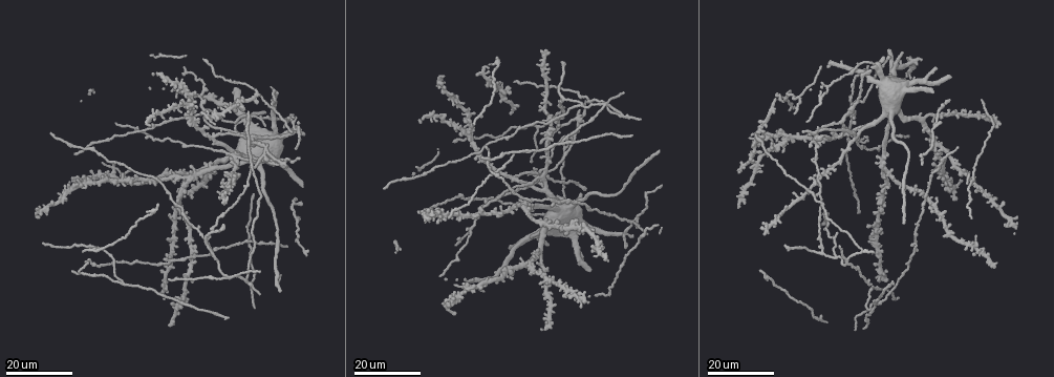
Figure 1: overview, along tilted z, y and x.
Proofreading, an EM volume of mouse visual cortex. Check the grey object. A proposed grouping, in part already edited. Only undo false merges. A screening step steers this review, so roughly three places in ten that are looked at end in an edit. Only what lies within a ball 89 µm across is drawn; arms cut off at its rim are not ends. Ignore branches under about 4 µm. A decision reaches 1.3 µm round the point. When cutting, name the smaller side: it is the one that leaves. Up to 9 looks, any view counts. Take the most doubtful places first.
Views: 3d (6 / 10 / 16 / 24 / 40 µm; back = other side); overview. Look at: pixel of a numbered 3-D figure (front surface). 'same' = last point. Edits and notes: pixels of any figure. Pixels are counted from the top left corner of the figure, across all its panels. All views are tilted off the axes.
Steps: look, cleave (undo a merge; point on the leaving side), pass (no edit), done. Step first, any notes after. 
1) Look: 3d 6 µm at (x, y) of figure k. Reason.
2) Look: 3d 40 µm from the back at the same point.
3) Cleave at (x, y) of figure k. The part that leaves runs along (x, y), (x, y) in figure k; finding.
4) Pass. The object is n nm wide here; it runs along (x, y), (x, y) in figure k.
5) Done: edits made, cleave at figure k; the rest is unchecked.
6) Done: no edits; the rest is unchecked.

Look: 3d 16 µm at (214, 257) of figure 1. Three-way junction.

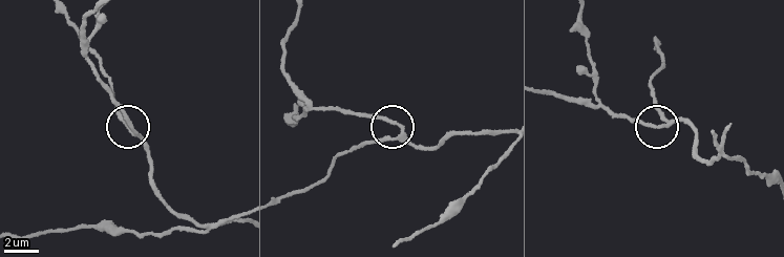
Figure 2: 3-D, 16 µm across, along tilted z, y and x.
Look: 3d 6 µm at (669, 124) of figure 2. Zoom in.

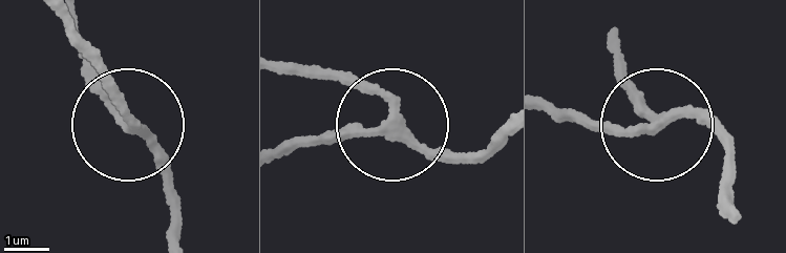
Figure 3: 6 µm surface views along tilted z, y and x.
Pass. The side arm is 78 µm long; it runs along (288, 67), (367, 91), (388, 118), (355, 139), (298, 138) in figure 3; one neuron here.

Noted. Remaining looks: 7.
Look: 3d 24 µm at (263, 150) of figure 1. Three arms meet.

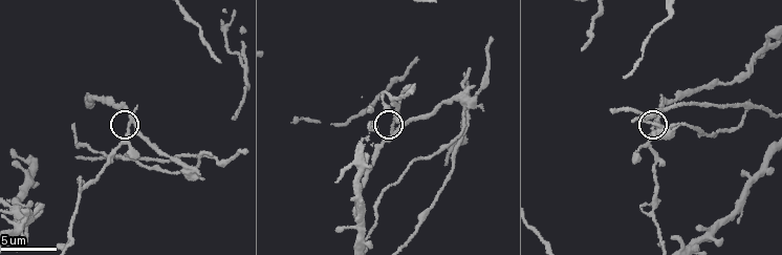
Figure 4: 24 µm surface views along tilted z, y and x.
Look: 3d 6 µm at (131, 123) of figure 4.

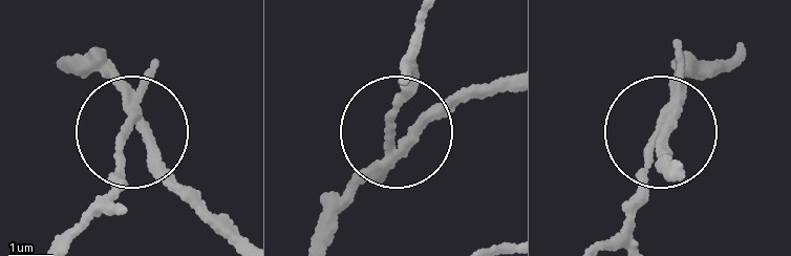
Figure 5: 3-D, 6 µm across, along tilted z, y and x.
Cleave at (156, 154) of figure 5. The side arm is 27 µm long; the part that leaves runs along (137, 109), (122, 86), (69, 71) in figure 5; a second neuron is stuck on.

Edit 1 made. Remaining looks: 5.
Look: 3d 24 µm at (620, 115) of figure 1. Three-way junction.

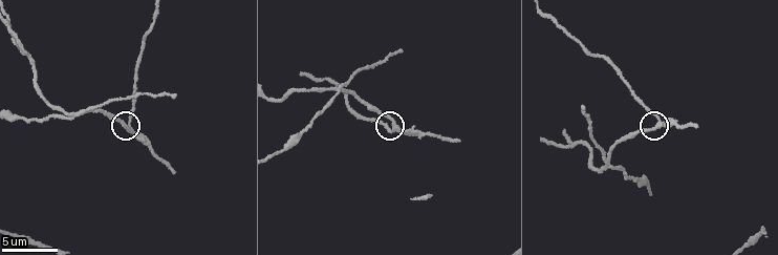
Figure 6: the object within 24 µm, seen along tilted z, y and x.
Look: 3d 6 µm at (658, 121) of figure 6.

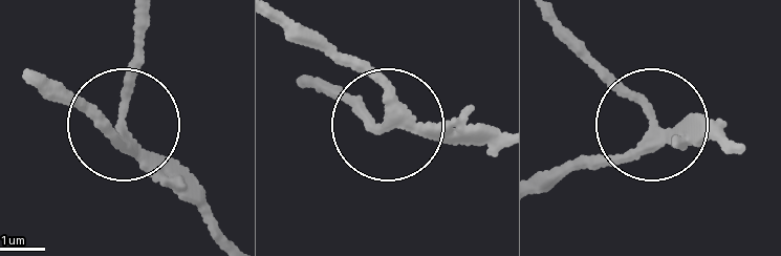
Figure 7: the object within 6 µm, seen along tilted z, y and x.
Pass. The object is 190 nm wide here; it runs along (539, 186), (616, 158), (664, 126), (689, 124), (709, 137) in figure 7; one neuron here.

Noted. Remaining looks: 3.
Look: 3d 10 µm at (70, 117) of figure 6. Three-way junction.

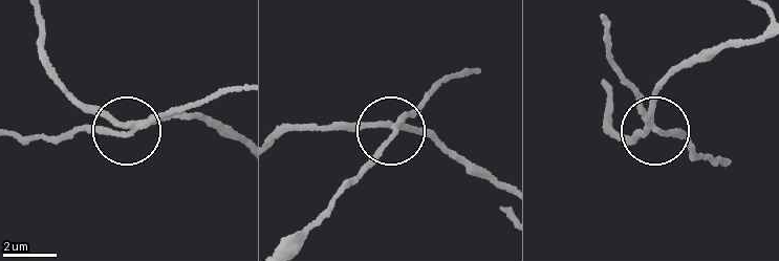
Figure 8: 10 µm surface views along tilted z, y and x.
Look: 3d 6 µm at (654, 129) of figure 8.

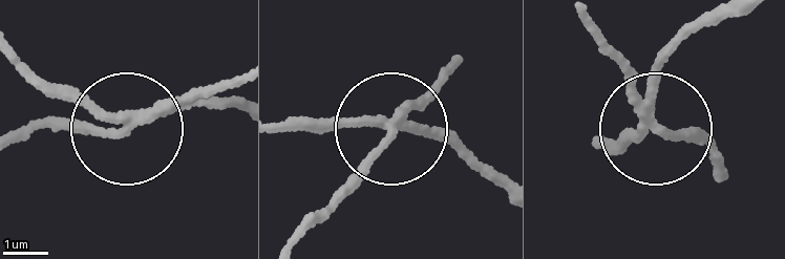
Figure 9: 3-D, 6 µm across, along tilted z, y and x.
Cleave at (206, 88) of figure 9. The part that leaves runs along (141, 120), (125, 133), (17, 132) in figure 9; a second neuron is stuck on.

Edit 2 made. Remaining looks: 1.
Done: edits made, cleave at figure 5, cleave at figure 9; the rest is unchecked.

